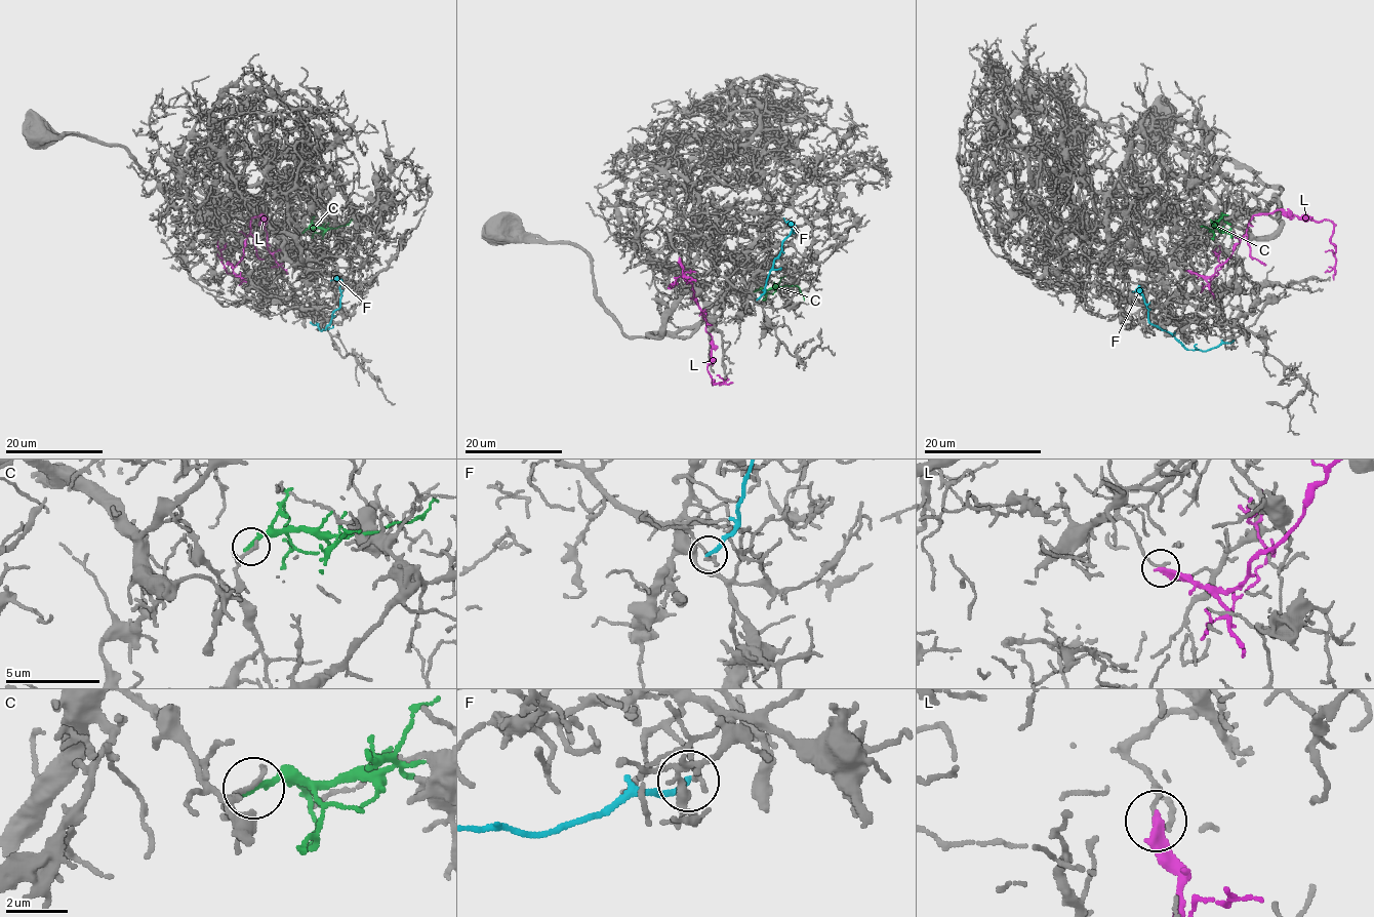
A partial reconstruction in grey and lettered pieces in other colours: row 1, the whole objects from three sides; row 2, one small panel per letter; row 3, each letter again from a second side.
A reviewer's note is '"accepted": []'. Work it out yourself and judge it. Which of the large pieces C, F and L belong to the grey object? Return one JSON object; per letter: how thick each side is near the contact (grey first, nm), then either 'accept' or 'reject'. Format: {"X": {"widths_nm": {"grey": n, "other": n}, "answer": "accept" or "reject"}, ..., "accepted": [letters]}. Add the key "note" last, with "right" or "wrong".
{"C": {"widths_nm": {"grey": 240, "other": 260}, "answer": "reject"}, "F": {"widths_nm": {"grey": 170, "other": 200}, "answer": "reject"}, "L": {"widths_nm": {"grey": 160, "other": 380}, "answer": "reject"}, "accepted": [], "note": "right"}

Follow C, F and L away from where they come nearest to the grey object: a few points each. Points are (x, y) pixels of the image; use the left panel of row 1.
C: (304, 232), (345, 226), (353, 220)
F: (310, 322), (325, 329), (331, 315), (340, 306), (341, 283), (330, 281)
L: (228, 261), (234, 267), (242, 258), (252, 218), (260, 213), (258, 225), (266, 228), (267, 248), (287, 274)

